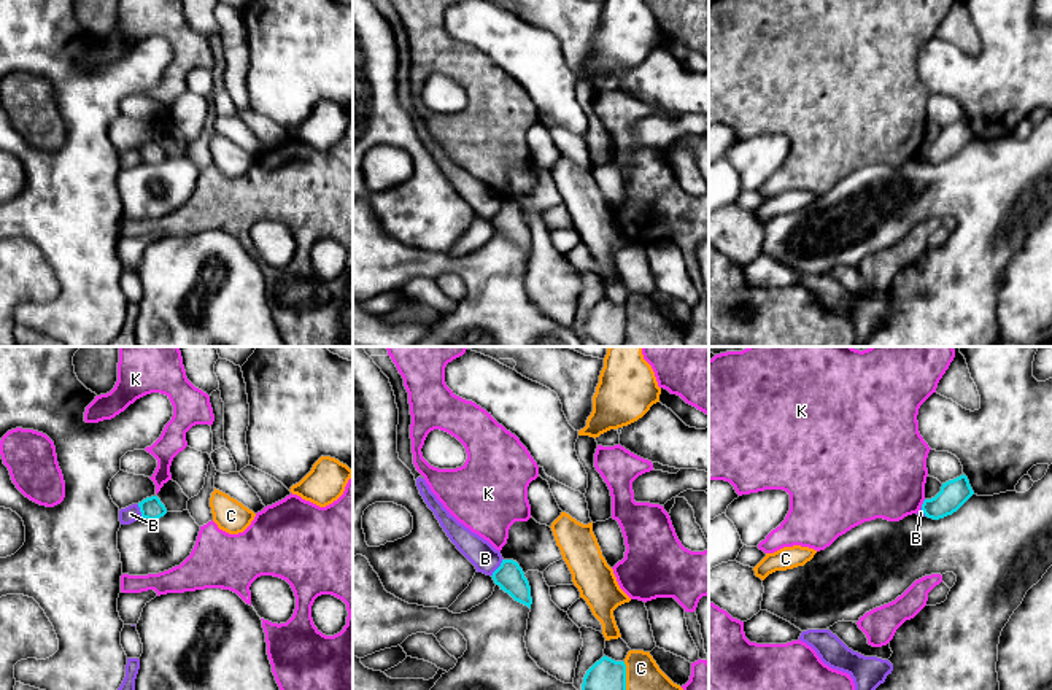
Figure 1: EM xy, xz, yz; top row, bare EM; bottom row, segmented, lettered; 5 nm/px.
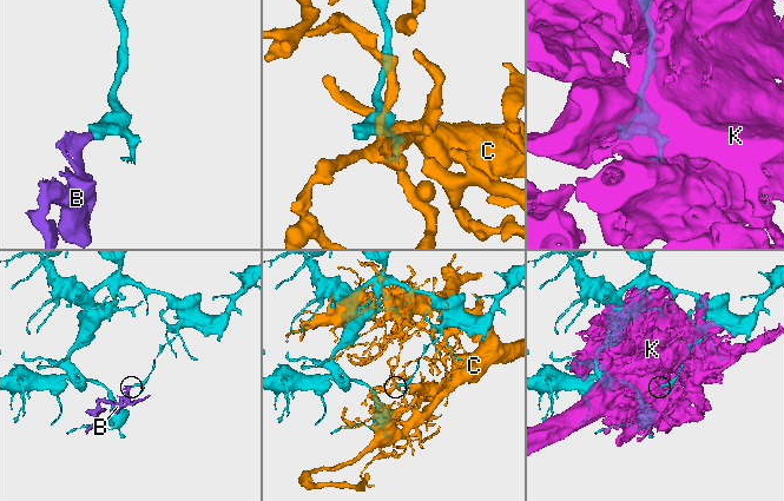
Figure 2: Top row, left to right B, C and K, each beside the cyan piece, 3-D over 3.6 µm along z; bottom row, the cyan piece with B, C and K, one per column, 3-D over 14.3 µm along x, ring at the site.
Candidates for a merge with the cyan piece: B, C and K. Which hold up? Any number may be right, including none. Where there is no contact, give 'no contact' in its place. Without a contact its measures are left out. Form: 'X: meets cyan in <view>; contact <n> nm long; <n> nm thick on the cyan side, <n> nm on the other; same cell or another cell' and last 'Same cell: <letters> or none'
B: meets cyan in xz; contact 110 nm long; 150 nm thick on the cyan side, 140 nm on the other; another cell
C: meets cyan in xz; contact 200 nm long; 200 nm thick on the cyan side, 280 nm on the other; another cell
K: meets cyan in yz; contact 50 nm long; 140 nm thick on the cyan side, 440 nm on the other; another cell
Same cell: none

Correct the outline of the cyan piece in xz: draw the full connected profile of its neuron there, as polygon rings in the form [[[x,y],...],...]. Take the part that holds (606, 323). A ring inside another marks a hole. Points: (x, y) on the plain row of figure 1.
[[[602,300],[585,318],[582,339],[591,339],[602,347],[623,347],[626,337],[626,308]]]

